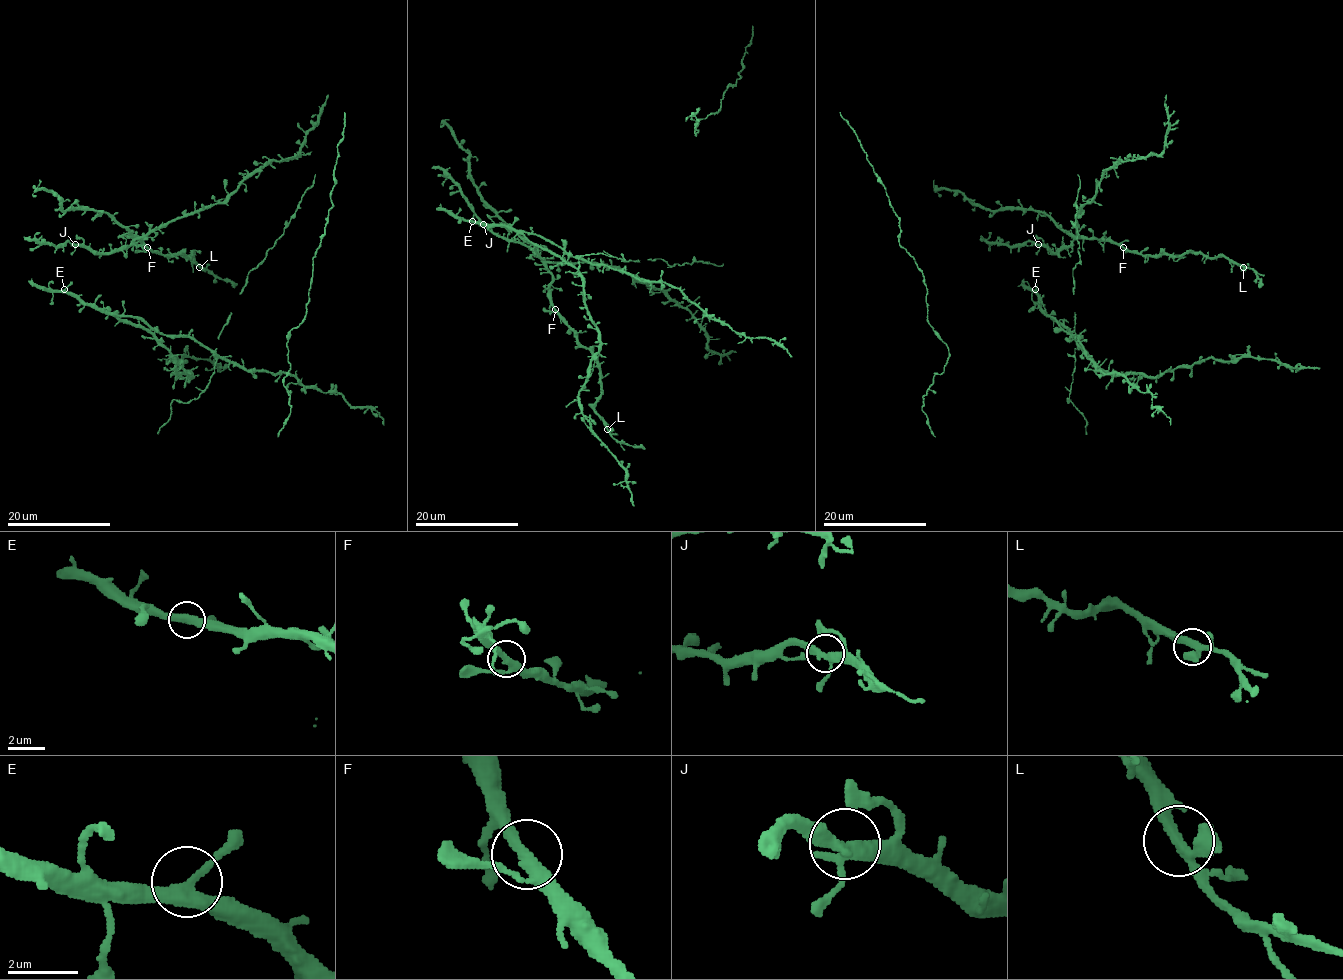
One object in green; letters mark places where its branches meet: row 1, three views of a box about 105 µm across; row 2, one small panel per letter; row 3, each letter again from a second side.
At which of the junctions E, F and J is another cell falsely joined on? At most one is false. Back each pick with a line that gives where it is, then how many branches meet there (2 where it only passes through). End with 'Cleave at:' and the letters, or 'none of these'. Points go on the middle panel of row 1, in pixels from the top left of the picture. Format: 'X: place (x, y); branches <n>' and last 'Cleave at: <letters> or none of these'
Cleave at: none of these

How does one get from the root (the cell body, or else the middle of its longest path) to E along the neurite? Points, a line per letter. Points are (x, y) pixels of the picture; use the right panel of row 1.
E: (1061, 326), (1040, 308), (1035, 289)

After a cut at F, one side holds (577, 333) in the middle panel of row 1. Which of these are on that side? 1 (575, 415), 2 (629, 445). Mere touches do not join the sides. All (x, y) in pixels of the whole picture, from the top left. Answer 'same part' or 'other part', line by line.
1: other part
2: same part

